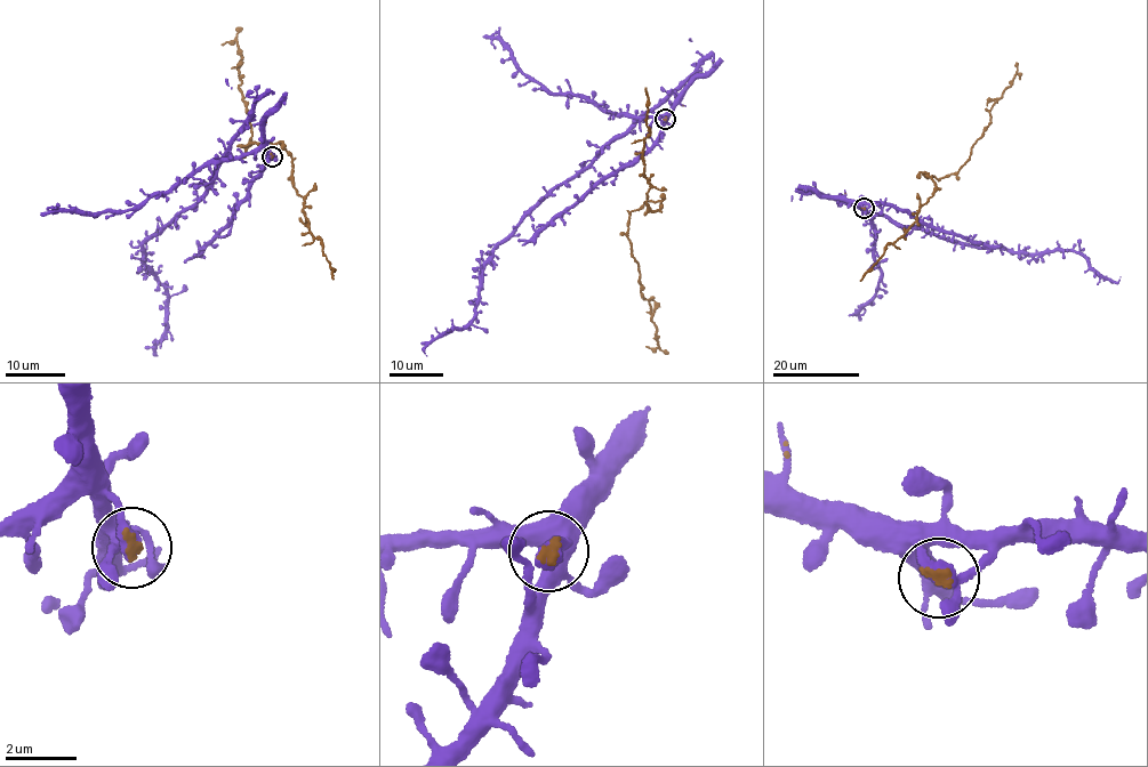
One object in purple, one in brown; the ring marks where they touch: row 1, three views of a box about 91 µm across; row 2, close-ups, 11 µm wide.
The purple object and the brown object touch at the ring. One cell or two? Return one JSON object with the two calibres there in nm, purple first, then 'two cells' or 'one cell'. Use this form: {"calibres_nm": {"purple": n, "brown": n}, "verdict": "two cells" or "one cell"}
{"calibres_nm": {"purple": 460, "brown": 130}, "verdict": "one cell"}

